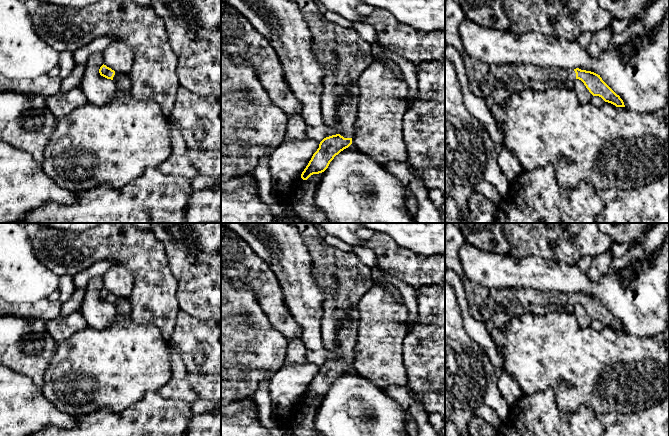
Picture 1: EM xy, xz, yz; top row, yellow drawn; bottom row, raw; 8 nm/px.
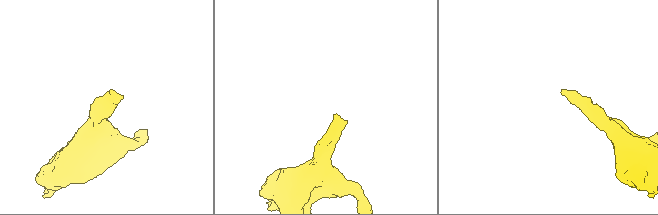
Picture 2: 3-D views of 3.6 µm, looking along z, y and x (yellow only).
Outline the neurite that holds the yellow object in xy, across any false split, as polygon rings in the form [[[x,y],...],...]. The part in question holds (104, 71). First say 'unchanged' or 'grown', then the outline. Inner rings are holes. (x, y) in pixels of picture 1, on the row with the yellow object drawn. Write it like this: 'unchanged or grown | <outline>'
grown | [[[104,64],[100,67],[99,73],[105,78],[113,80],[116,83],[119,91],[125,93],[130,91],[131,81],[128,74],[115,72]]]

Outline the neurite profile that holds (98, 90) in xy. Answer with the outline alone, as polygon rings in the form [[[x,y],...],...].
[[[102,52],[92,54],[86,64],[80,88],[88,103],[103,105],[119,91],[116,83],[100,75],[99,69],[104,64]]]

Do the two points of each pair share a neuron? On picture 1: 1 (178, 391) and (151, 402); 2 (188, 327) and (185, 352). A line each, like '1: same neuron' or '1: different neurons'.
1: different neurons
2: same neuron

